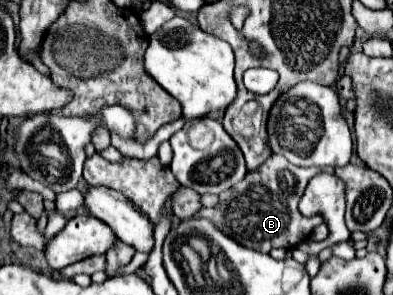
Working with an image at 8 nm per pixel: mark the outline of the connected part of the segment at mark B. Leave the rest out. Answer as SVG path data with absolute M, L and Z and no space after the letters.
M272 154L256 172L248 172L236 188L222 192L216 208L202 208L196 218L212 220L218 228L222 228L222 232L236 238L246 248L254 248L258 252L270 252L272 248L290 250L306 240L318 224L322 224L320 218L304 218L298 212L298 200L304 194L308 180L318 172L332 172L332 168L298 168L284 156Z

